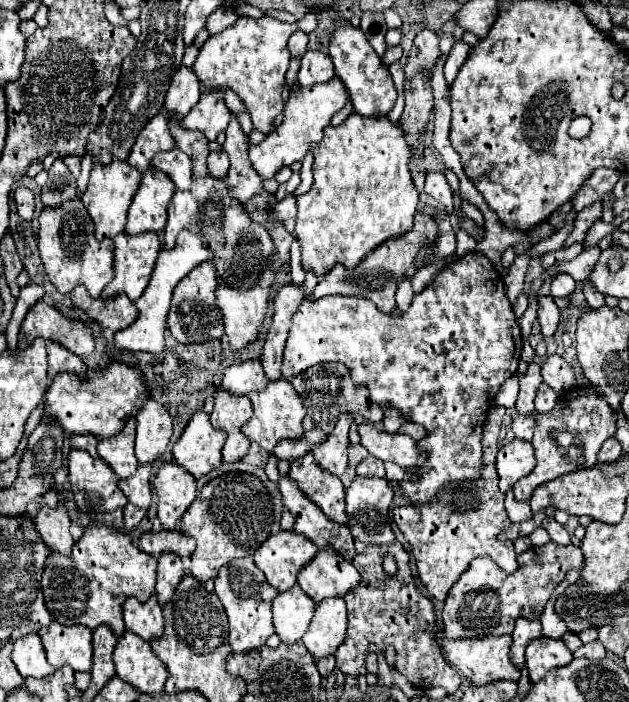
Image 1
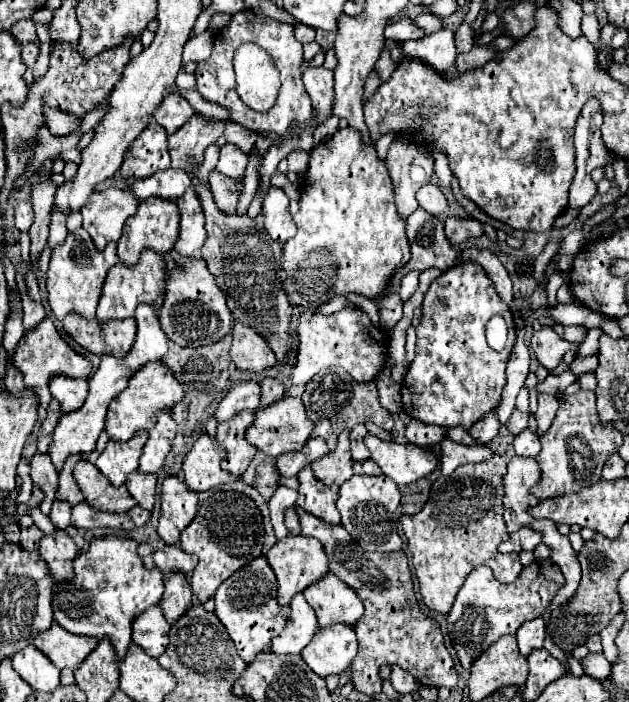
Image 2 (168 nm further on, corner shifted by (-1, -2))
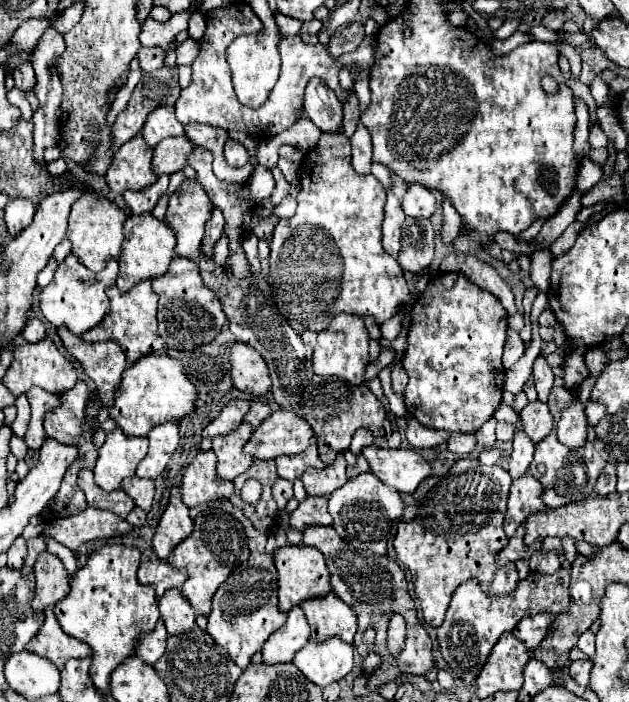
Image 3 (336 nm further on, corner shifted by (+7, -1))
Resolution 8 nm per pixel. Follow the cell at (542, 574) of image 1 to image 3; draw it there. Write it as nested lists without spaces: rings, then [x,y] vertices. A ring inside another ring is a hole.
[[[560,567],[552,575],[544,575],[540,571],[530,573],[526,579],[518,581],[516,589],[508,595],[492,597],[486,595],[478,583],[478,579],[464,581],[452,595],[450,607],[442,625],[438,627],[438,643],[442,657],[450,665],[454,677],[460,677],[466,683],[474,683],[476,675],[480,673],[482,665],[488,659],[490,649],[498,641],[502,633],[510,633],[520,619],[536,613],[562,613],[570,603],[570,571]]]

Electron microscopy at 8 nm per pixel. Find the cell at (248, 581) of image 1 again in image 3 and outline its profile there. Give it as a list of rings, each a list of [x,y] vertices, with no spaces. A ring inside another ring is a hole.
[[[252,553],[248,561],[236,567],[222,583],[222,587],[218,587],[218,591],[214,593],[212,611],[208,615],[208,633],[214,637],[218,645],[222,645],[228,651],[230,659],[242,669],[250,665],[252,655],[260,651],[264,639],[286,623],[286,613],[278,609],[276,581],[278,575],[272,555]]]

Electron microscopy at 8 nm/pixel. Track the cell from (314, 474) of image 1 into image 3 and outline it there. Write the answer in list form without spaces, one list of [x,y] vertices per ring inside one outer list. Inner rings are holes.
[[[306,495],[306,499],[300,501],[296,511],[290,515],[290,525],[298,531],[308,525],[332,525],[332,517],[328,513],[328,495]]]

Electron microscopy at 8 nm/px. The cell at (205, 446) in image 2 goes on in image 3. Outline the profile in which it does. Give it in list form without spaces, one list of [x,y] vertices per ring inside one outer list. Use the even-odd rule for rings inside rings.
[[[198,451],[194,461],[186,467],[182,477],[182,501],[194,507],[204,501],[230,497],[234,491],[232,481],[224,481],[216,475],[214,451]]]

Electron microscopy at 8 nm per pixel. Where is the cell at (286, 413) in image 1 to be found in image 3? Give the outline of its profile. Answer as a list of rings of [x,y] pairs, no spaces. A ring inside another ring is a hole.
[[[278,409],[252,431],[252,437],[244,445],[244,451],[254,459],[276,459],[280,455],[296,455],[310,445],[312,435],[312,427],[300,415],[296,415],[292,409]]]

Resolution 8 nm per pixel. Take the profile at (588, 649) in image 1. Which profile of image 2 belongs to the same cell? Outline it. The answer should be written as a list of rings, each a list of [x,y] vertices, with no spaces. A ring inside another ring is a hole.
[[[598,652],[598,654],[588,654],[584,660],[580,660],[580,664],[582,664],[582,670],[584,670],[584,674],[588,674],[588,676],[594,676],[594,678],[608,678],[608,674],[610,674],[610,662],[604,658],[604,654],[602,652]]]

